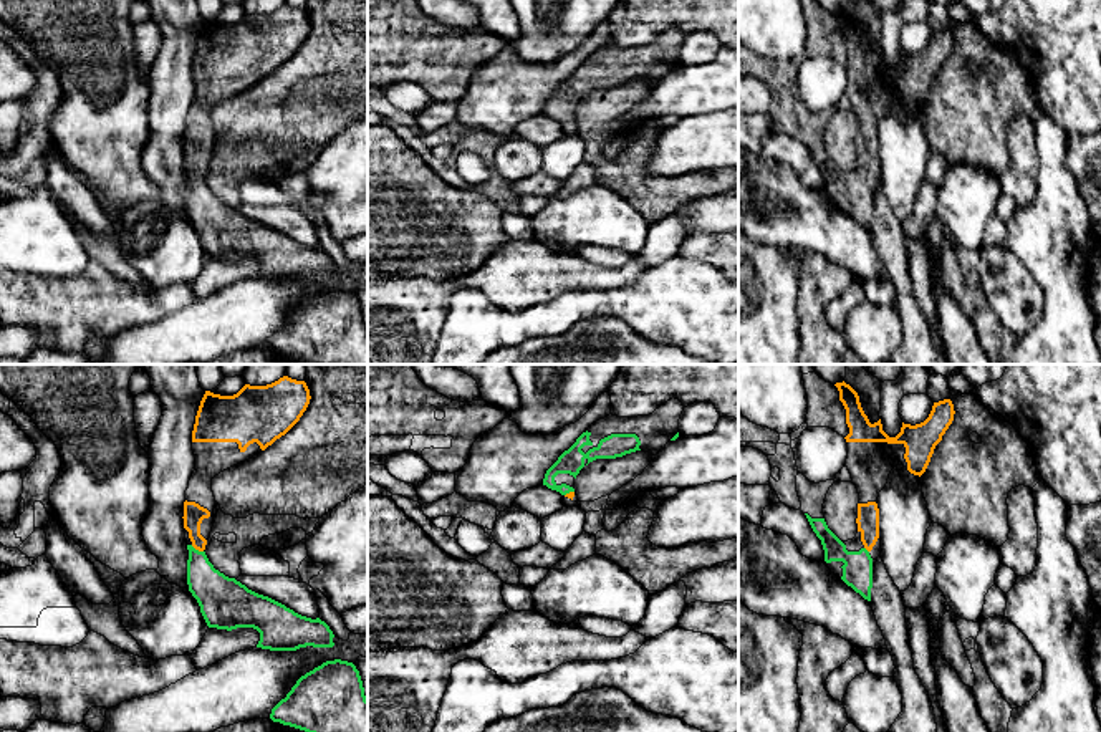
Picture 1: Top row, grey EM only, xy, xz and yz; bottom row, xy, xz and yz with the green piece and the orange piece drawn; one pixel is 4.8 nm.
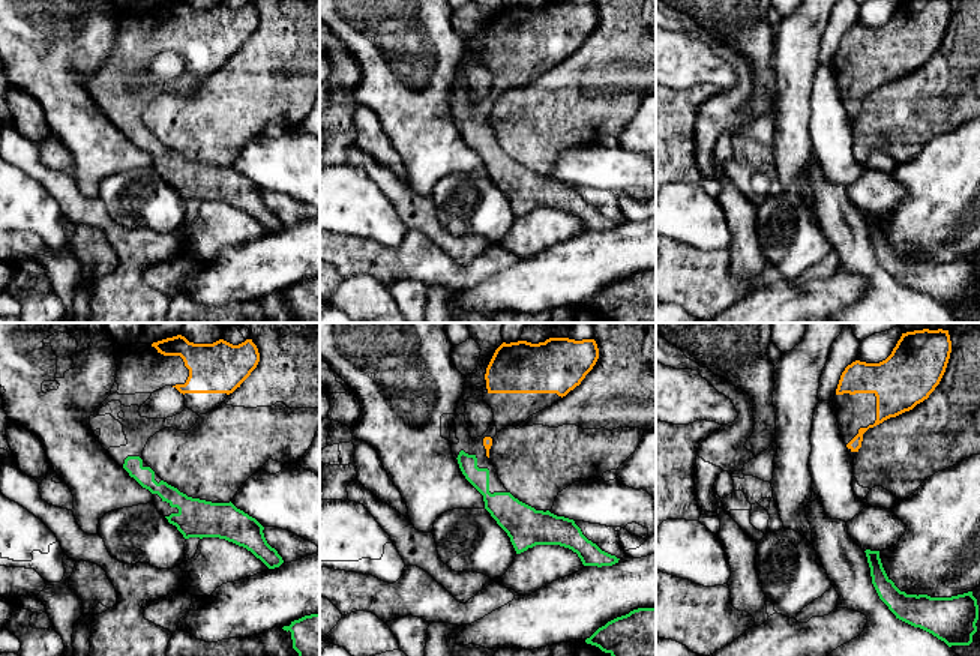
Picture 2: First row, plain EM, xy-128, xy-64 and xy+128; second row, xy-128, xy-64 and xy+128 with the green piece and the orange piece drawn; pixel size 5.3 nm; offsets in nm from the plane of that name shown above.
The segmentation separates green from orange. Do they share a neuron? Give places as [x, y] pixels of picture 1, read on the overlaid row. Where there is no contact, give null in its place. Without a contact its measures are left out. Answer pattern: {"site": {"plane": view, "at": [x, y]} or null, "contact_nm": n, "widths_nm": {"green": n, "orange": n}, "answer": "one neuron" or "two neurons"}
{"site": {"plane": "xy", "at": [197, 550]}, "contact_nm": 70, "widths_nm": {"green": 220, "orange": 100}, "answer": "one neuron"}

